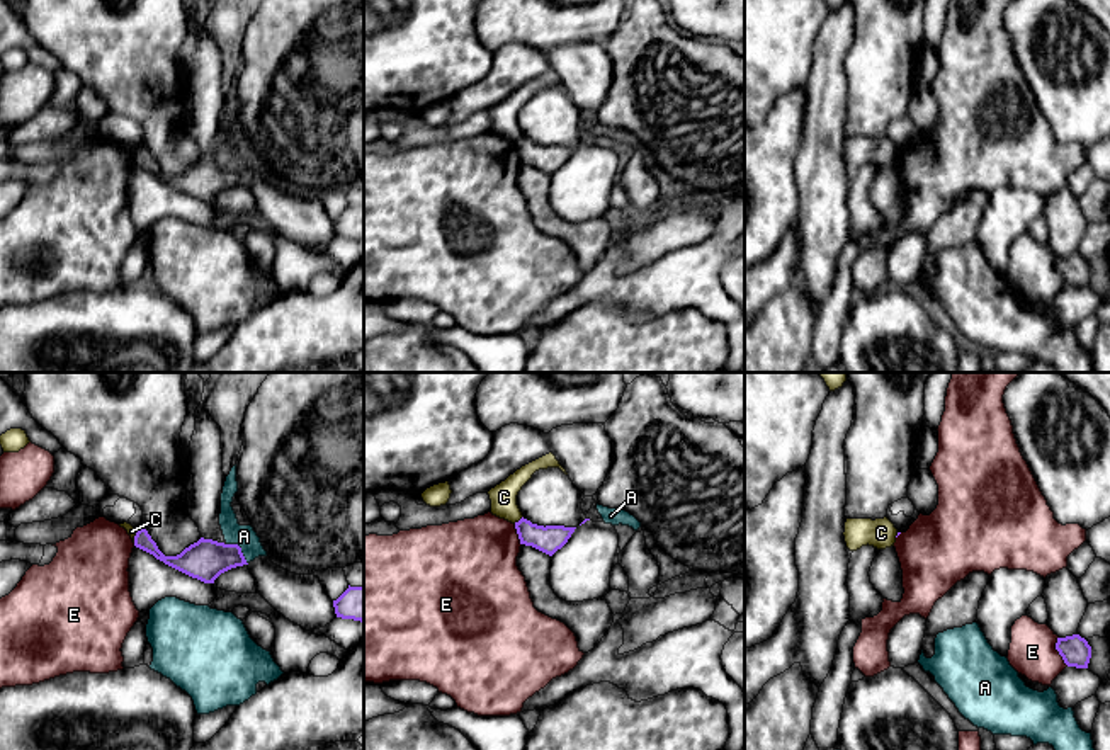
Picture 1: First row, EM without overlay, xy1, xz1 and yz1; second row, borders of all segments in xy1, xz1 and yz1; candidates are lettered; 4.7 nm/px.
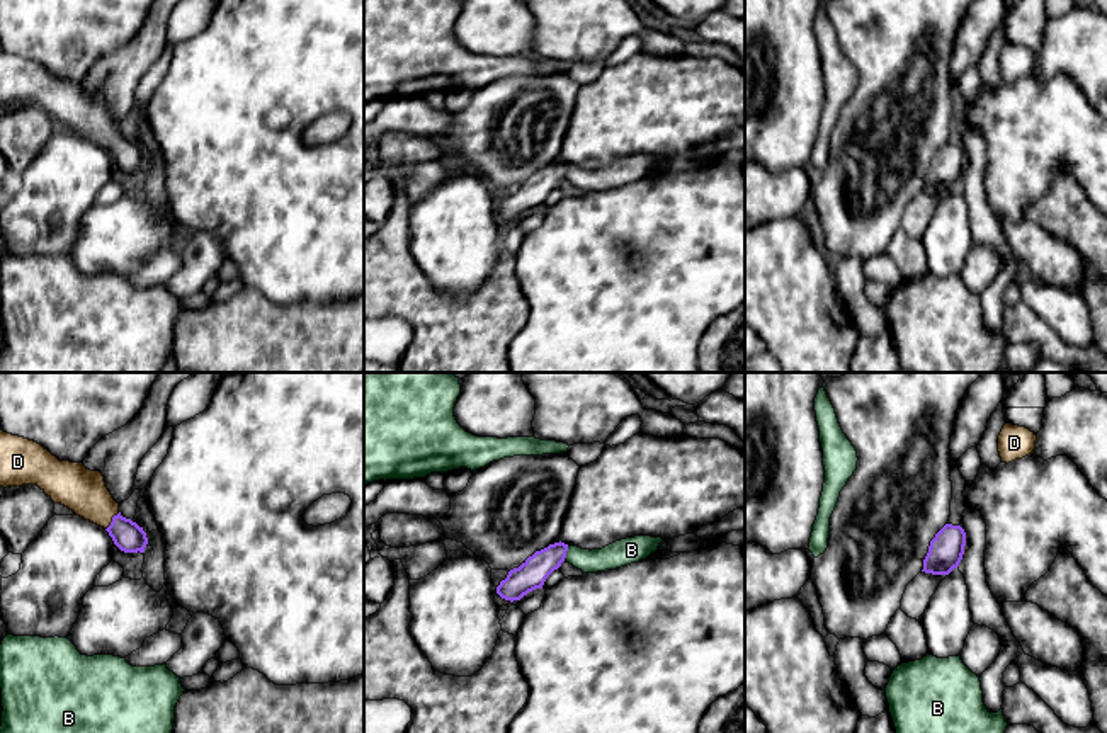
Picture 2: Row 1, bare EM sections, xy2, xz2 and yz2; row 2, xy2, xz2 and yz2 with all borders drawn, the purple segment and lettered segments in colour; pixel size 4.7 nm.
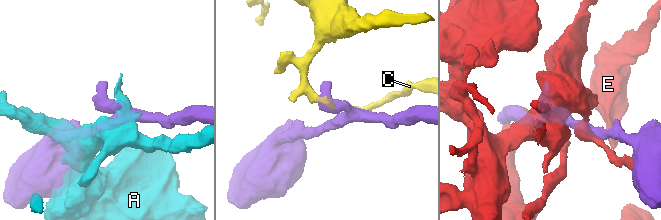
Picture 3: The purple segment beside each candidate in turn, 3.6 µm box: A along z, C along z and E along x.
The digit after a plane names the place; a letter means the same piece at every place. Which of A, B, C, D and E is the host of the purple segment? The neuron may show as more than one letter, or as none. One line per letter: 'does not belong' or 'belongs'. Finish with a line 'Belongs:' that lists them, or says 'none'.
A: does not belong
B: does not belong
C: does not belong
D: belongs
E: does not belong
Belongs: D

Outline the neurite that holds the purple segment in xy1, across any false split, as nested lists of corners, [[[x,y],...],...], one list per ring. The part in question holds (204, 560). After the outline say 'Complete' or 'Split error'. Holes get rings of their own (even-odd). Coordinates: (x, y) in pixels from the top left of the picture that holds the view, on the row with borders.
[[[138,529],[134,536],[134,546],[153,554],[165,565],[204,583],[214,583],[221,573],[248,565],[238,544],[224,544],[204,537],[185,548],[177,556],[165,556],[148,531]]]. Complete

